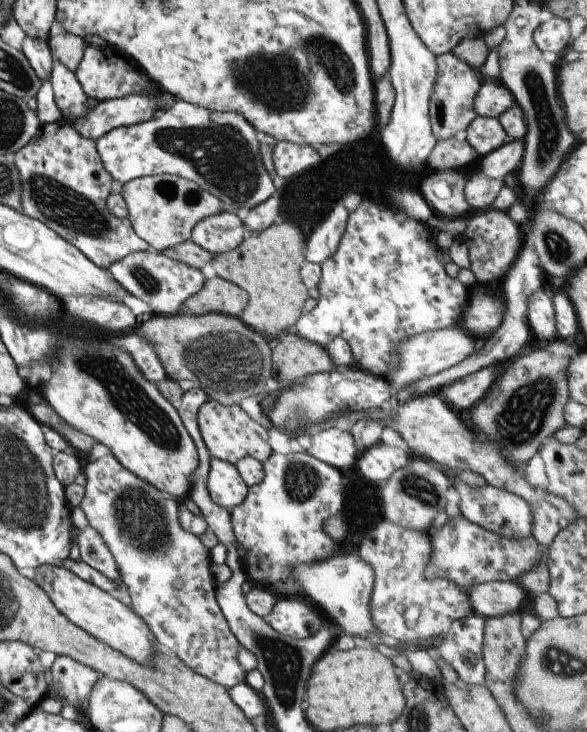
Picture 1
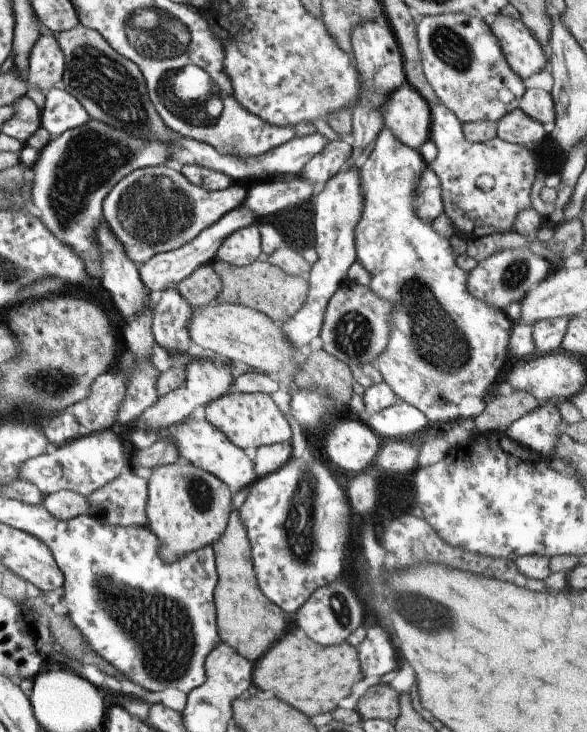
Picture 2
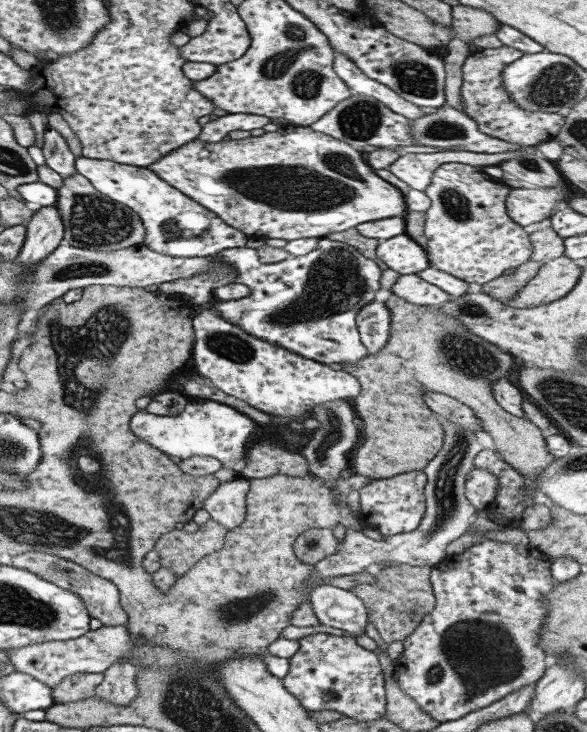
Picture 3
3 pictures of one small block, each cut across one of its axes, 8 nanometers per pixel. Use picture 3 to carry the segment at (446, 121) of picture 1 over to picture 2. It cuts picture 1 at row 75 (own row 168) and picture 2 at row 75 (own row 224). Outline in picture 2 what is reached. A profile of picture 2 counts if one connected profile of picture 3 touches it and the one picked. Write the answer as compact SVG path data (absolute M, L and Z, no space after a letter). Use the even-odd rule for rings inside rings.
M448 13L438 16L423 16L417 28L418 48L426 80L434 89L439 100L451 110L461 123L479 120L497 122L509 112L519 108L526 87L520 76L508 66L502 46L490 26L481 18L468 14Z

